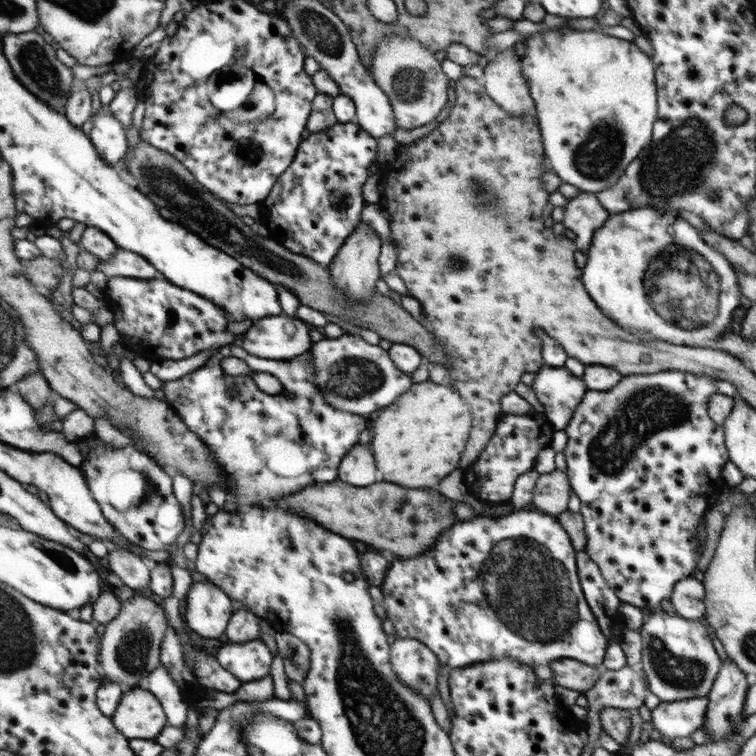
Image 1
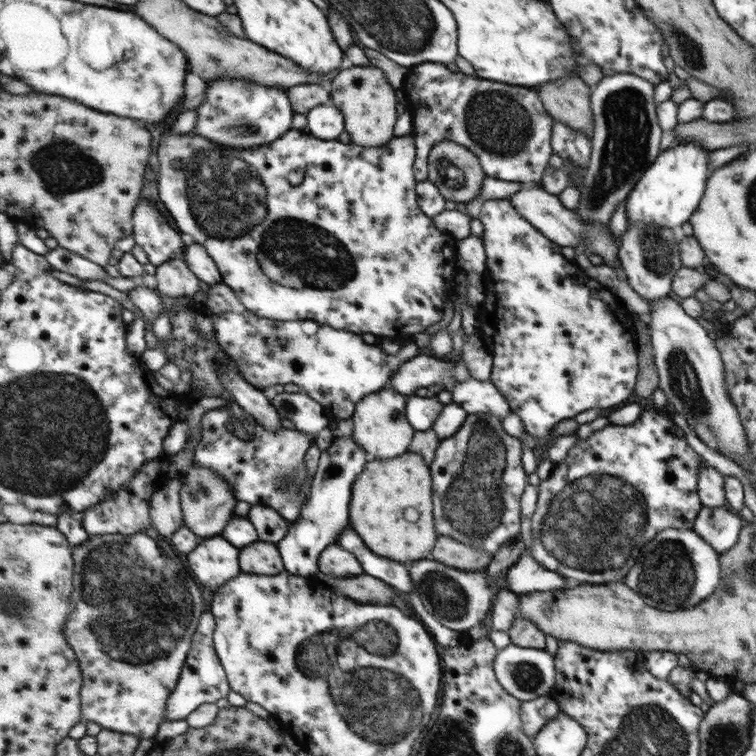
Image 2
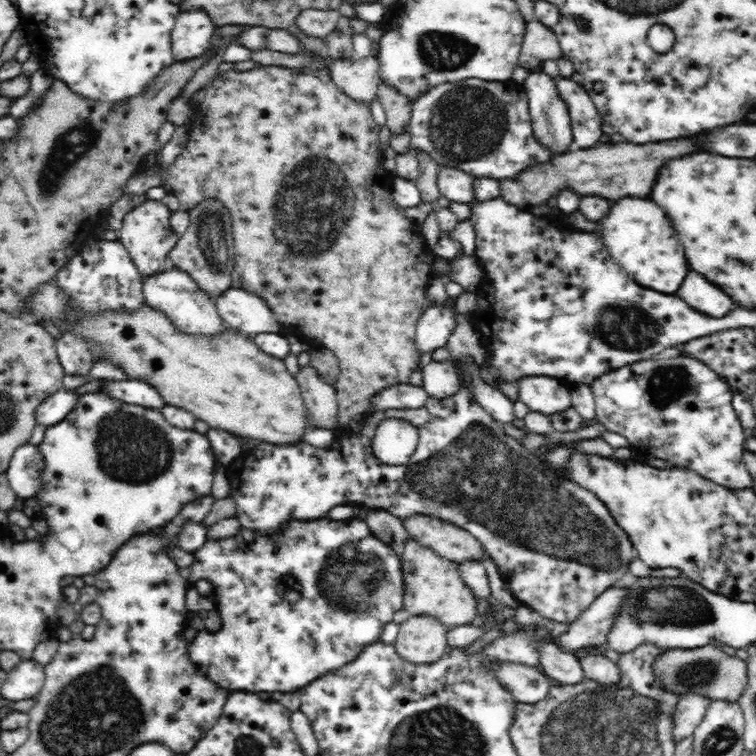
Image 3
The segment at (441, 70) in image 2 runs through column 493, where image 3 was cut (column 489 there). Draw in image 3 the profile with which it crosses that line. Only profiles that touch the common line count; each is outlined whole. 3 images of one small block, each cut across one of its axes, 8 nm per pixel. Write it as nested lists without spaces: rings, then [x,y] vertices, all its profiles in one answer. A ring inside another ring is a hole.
[[[512,78],[502,82],[468,79],[436,86],[412,100],[411,119],[408,125],[410,152],[420,149],[428,153],[438,166],[458,168],[473,177],[500,180],[516,176],[524,168],[536,163],[545,163],[552,157],[551,148],[548,148],[547,144],[540,143],[534,135],[528,97],[523,86]]]

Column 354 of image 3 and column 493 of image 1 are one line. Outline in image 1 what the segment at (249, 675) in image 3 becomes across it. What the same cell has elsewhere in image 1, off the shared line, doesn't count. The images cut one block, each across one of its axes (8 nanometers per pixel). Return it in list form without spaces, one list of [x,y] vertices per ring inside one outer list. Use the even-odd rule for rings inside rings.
[[[508,509],[498,516],[478,515],[472,520],[458,520],[450,528],[441,532],[437,543],[418,556],[398,558],[389,555],[390,563],[386,576],[380,588],[384,595],[385,606],[383,612],[394,623],[396,639],[416,639],[424,645],[429,645],[438,655],[438,660],[450,668],[468,667],[474,663],[485,663],[496,659],[514,659],[520,664],[533,668],[534,665],[548,665],[558,659],[576,659],[584,661],[594,667],[603,667],[602,661],[609,641],[601,631],[600,622],[589,607],[585,594],[582,594],[581,582],[576,576],[576,550],[570,544],[570,538],[556,516],[542,513],[535,509]]]

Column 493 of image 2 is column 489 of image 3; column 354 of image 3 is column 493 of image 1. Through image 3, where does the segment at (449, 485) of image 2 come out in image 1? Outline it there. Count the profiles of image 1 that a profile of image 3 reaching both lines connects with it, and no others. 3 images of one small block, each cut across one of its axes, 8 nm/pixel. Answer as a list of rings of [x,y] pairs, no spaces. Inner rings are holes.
[[[532,411],[526,415],[503,414],[500,422],[497,424],[496,434],[489,441],[488,446],[481,452],[481,456],[469,464],[463,473],[463,479],[468,490],[480,501],[487,505],[506,506],[513,493],[516,479],[525,472],[534,468],[536,457],[541,450],[551,446],[552,435],[554,435],[552,422],[545,414]]]

